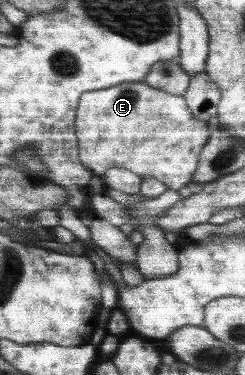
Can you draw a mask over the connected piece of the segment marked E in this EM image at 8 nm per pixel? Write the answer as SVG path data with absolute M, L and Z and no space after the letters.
M128 82L123 83L121 86L111 87L108 89L87 92L81 97L81 102L78 104L77 111L77 137L78 137L78 148L79 155L81 155L82 163L90 169L92 172L97 173L99 176L105 175L107 169L111 167L125 167L129 171L133 171L144 179L157 179L161 183L165 183L168 189L179 192L183 186L193 181L195 170L198 169L199 157L201 157L202 150L205 149L205 143L207 143L207 137L209 137L209 126L210 121L198 121L195 119L195 115L189 111L185 98L183 96L172 95L164 93L163 91L152 89L148 87L144 82Z

